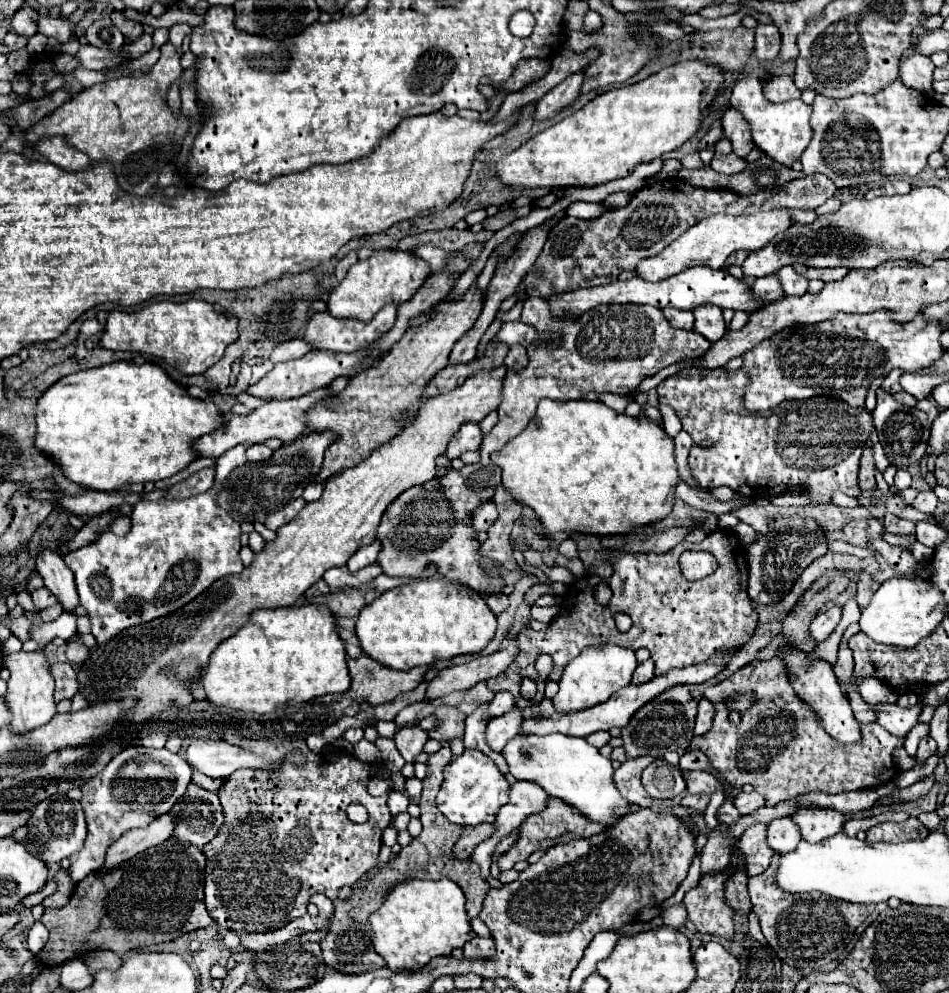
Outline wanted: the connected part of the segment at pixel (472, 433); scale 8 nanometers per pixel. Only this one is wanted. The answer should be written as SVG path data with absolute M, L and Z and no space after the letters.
M465 423L465 425L461 427L461 431L457 431L457 433L453 435L453 439L449 441L449 445L447 445L445 453L443 453L443 455L449 459L449 467L445 467L445 471L439 473L437 477L443 477L443 475L447 475L447 473L451 471L451 461L453 461L455 457L461 457L465 451L477 451L481 439L483 439L483 437L481 437L479 425L475 425L475 423Z

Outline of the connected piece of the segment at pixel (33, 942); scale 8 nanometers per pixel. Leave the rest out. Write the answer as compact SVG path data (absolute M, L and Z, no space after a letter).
M35 923L31 929L29 929L29 935L27 935L27 945L29 945L29 951L31 953L39 953L45 943L49 939L49 931L43 923Z

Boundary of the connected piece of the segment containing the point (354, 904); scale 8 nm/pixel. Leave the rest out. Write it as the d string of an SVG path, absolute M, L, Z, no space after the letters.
M443 747L437 753L429 755L427 759L427 777L423 779L423 793L419 799L419 807L421 807L421 823L423 823L423 831L419 837L415 837L407 847L401 849L401 853L389 861L387 865L383 865L373 877L369 879L361 879L355 883L353 893L347 899L337 899L335 901L335 911L333 911L333 919L327 927L327 935L321 939L321 949L323 949L323 957L325 957L325 965L341 971L341 973L359 973L359 971L373 971L375 967L385 967L385 959L379 957L373 949L373 931L371 931L371 923L369 923L369 915L373 911L377 911L377 907L381 907L381 903L387 899L387 895L395 889L395 885L399 885L405 879L451 879L453 883L457 883L467 897L467 913L469 917L477 917L483 905L483 899L487 895L487 891L491 889L487 881L483 881L481 873L479 873L479 865L471 859L455 859L453 857L453 847L461 837L461 825L455 825L451 821L447 821L447 817L443 817L437 809L435 803L435 795L441 787L443 781L443 767L451 761L451 749Z

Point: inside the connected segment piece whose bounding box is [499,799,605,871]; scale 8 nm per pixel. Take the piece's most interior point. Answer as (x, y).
(561, 823)

